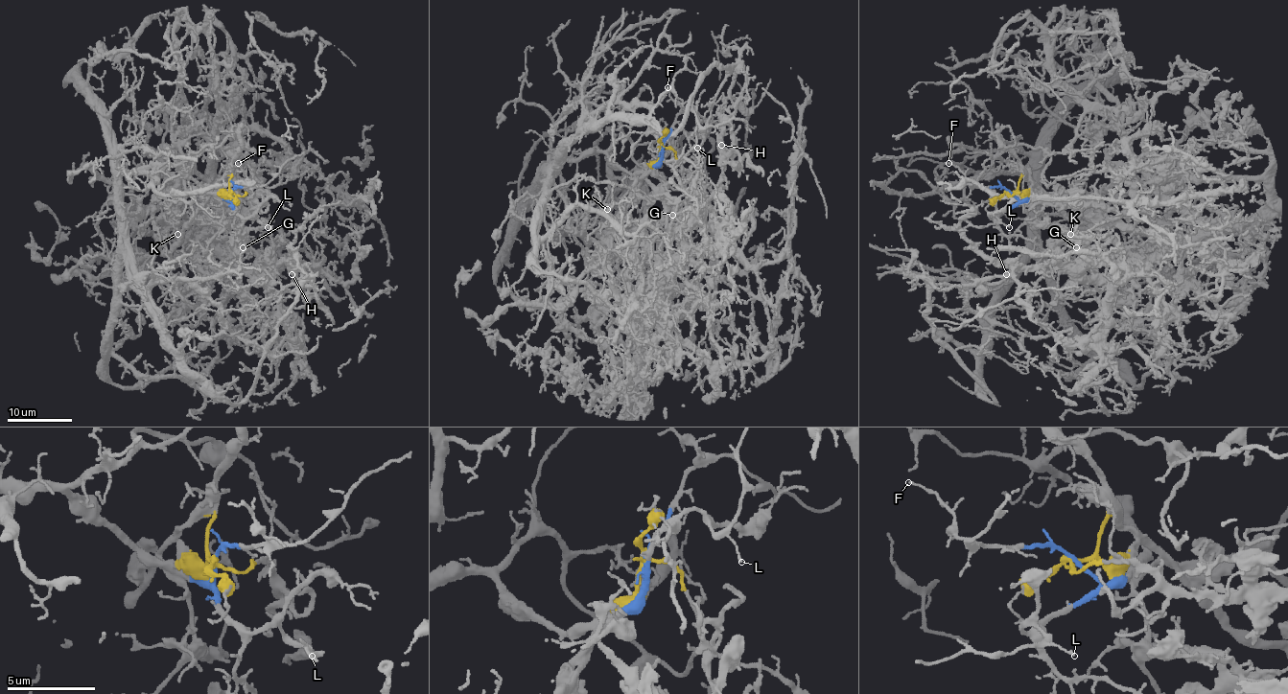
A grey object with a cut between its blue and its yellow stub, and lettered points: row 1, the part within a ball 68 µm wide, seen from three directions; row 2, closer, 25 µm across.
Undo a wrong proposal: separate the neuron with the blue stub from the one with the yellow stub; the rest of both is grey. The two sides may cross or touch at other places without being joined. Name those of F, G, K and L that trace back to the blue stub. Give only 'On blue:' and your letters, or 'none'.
On blue: F, L

